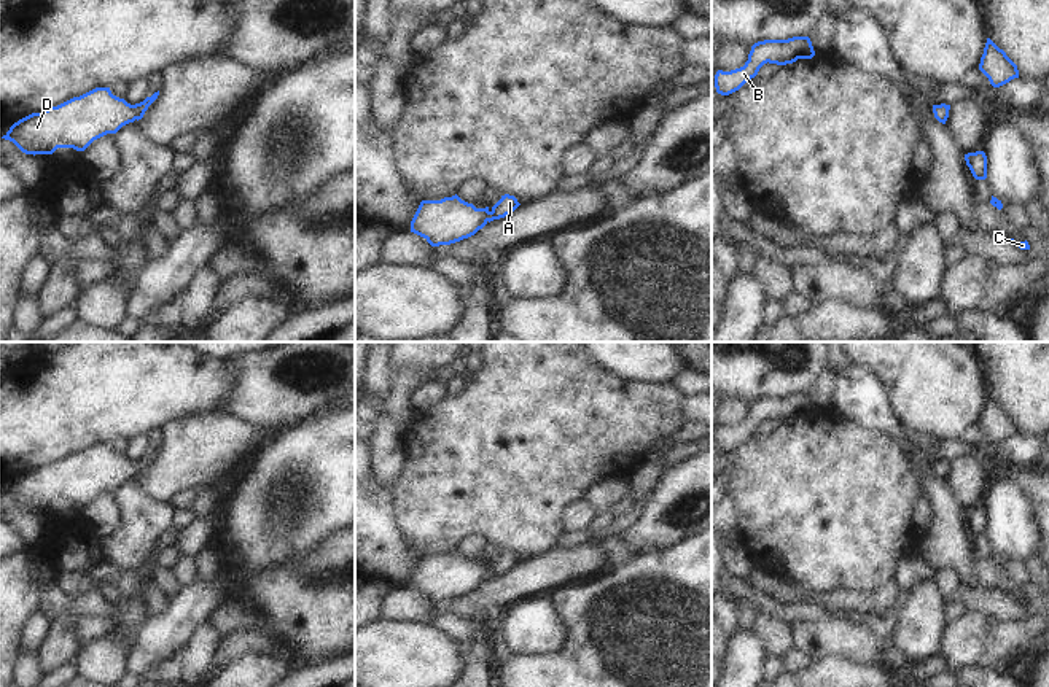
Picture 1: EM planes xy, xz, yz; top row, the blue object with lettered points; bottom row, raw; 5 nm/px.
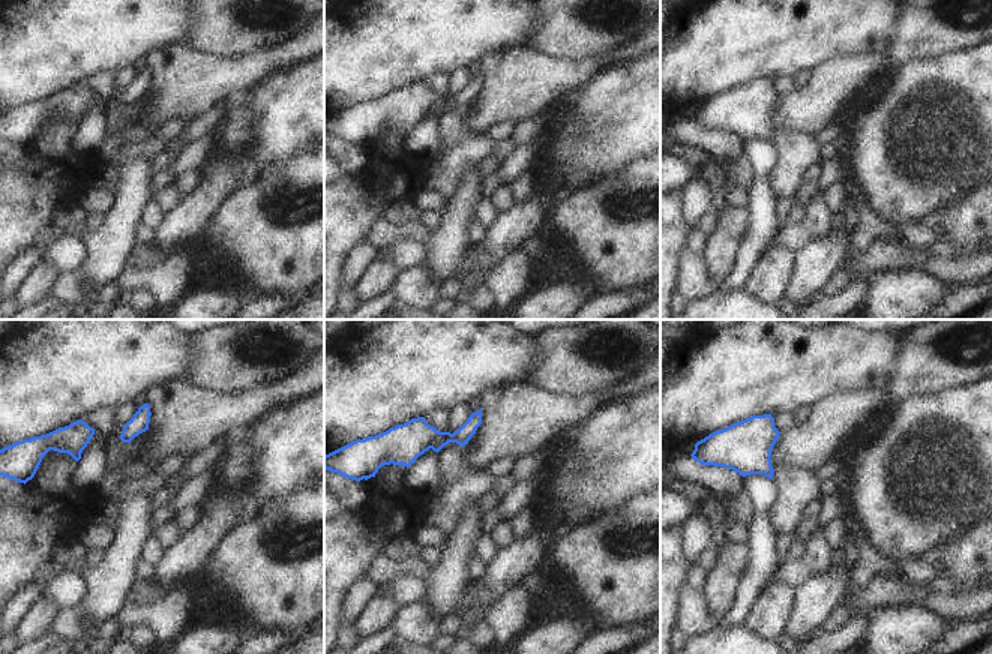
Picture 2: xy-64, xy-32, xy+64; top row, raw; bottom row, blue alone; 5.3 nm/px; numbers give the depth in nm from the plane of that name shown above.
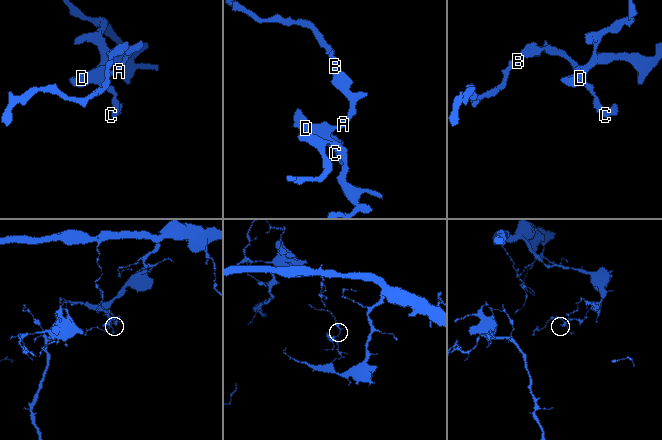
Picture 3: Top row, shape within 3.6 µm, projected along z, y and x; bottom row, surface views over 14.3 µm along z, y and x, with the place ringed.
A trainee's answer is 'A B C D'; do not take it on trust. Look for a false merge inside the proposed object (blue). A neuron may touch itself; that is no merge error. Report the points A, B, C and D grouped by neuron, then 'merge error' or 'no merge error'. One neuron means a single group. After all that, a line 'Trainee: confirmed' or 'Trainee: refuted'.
groups A B C D; no merge error
Trainee: confirmed

